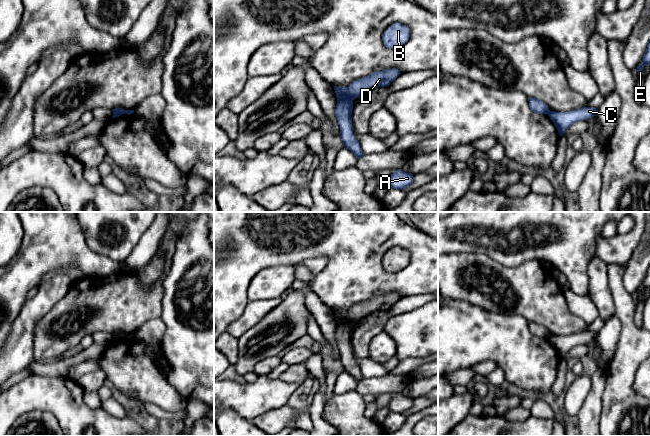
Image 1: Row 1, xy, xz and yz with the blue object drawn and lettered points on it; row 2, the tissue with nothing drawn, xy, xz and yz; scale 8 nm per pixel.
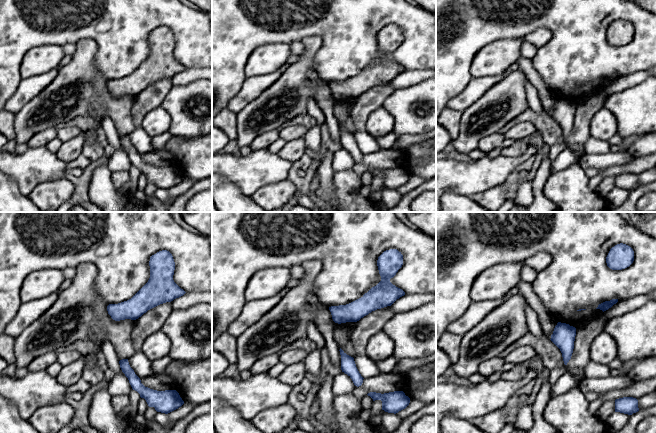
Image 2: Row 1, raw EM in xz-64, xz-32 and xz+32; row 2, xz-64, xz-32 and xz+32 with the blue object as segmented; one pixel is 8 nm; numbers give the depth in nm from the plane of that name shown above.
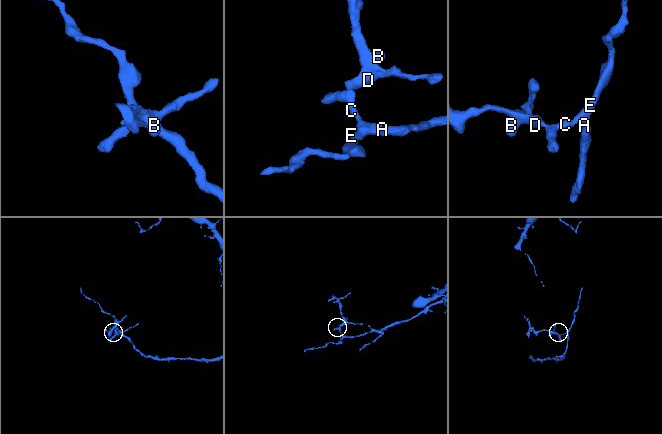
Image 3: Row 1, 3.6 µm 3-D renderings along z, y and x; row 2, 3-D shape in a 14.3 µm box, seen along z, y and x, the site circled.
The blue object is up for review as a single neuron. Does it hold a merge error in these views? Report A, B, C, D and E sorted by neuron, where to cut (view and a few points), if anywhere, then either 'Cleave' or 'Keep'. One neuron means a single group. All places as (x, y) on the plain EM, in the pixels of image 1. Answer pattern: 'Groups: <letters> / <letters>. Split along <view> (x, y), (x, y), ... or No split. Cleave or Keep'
Groups: A C E / B D. Split along xz (349, 322), (337, 323). Cleave

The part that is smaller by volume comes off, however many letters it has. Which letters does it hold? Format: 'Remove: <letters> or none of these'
Remove: B, D

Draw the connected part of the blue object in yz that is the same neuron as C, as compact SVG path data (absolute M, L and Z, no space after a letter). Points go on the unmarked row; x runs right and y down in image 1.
M582 331L580 333L567 335L567 336L555 336L550 335L548 340L553 345L555 351L558 354L560 360L562 360L566 353L572 348L580 344L587 344L593 340L596 340L598 333L593 331Z

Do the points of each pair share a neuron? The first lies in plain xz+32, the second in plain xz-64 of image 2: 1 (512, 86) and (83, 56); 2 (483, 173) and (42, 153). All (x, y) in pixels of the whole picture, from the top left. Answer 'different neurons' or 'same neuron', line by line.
1: same neuron
2: same neuron

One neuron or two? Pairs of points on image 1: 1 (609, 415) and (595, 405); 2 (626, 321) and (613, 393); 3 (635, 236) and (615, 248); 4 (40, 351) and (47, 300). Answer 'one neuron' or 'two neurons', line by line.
1: two neurons
2: one neuron
3: one neuron
4: two neurons

